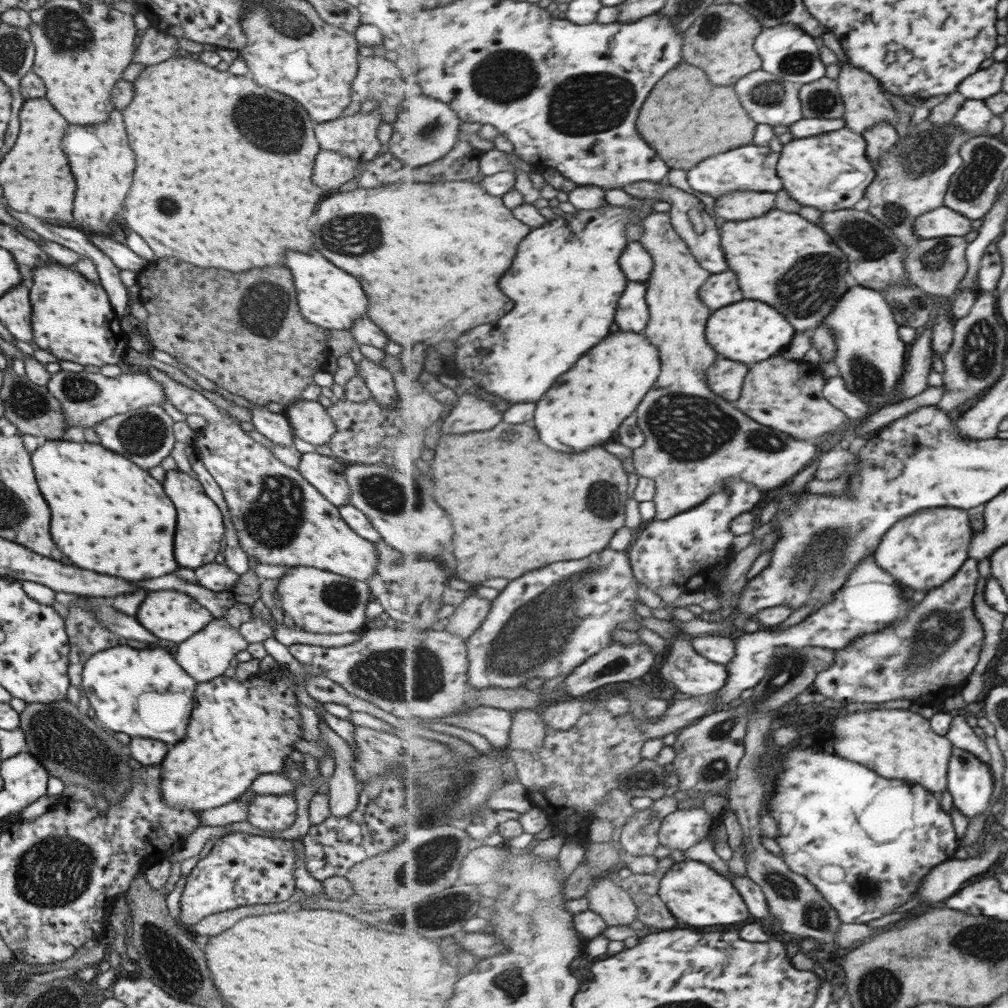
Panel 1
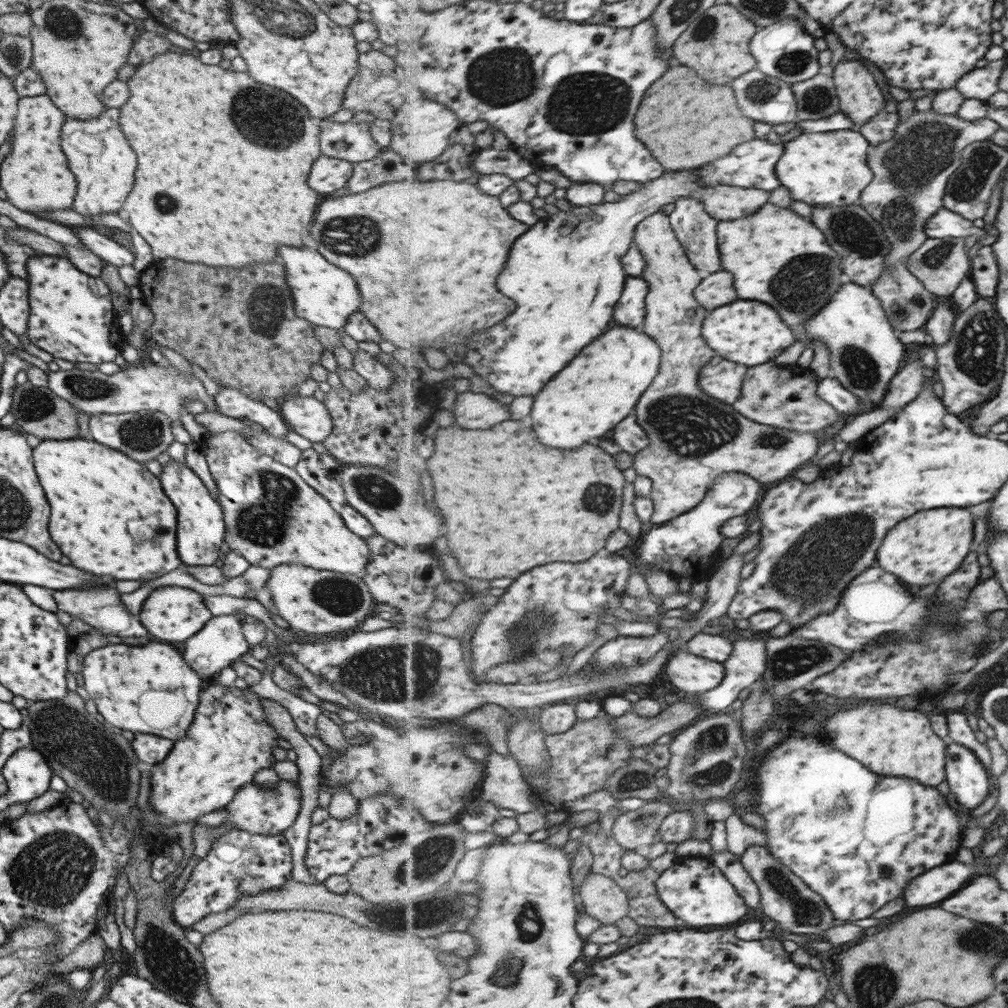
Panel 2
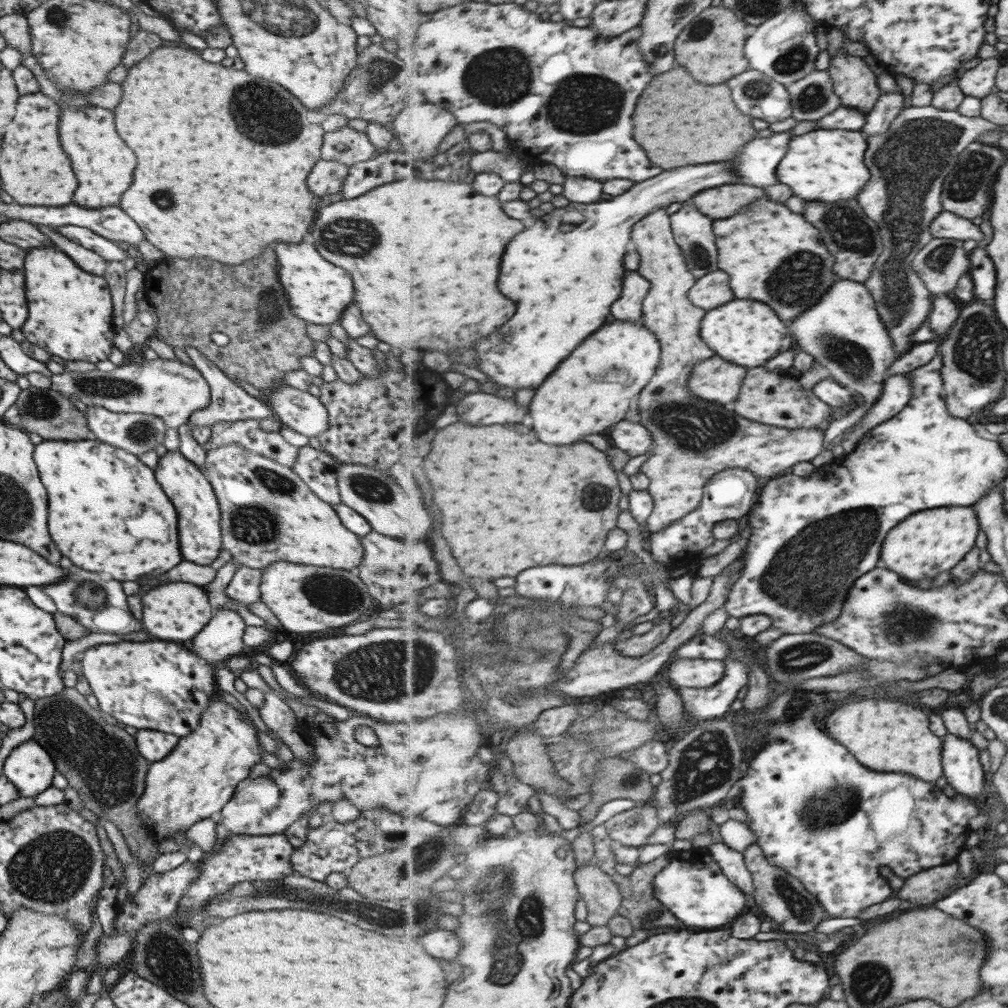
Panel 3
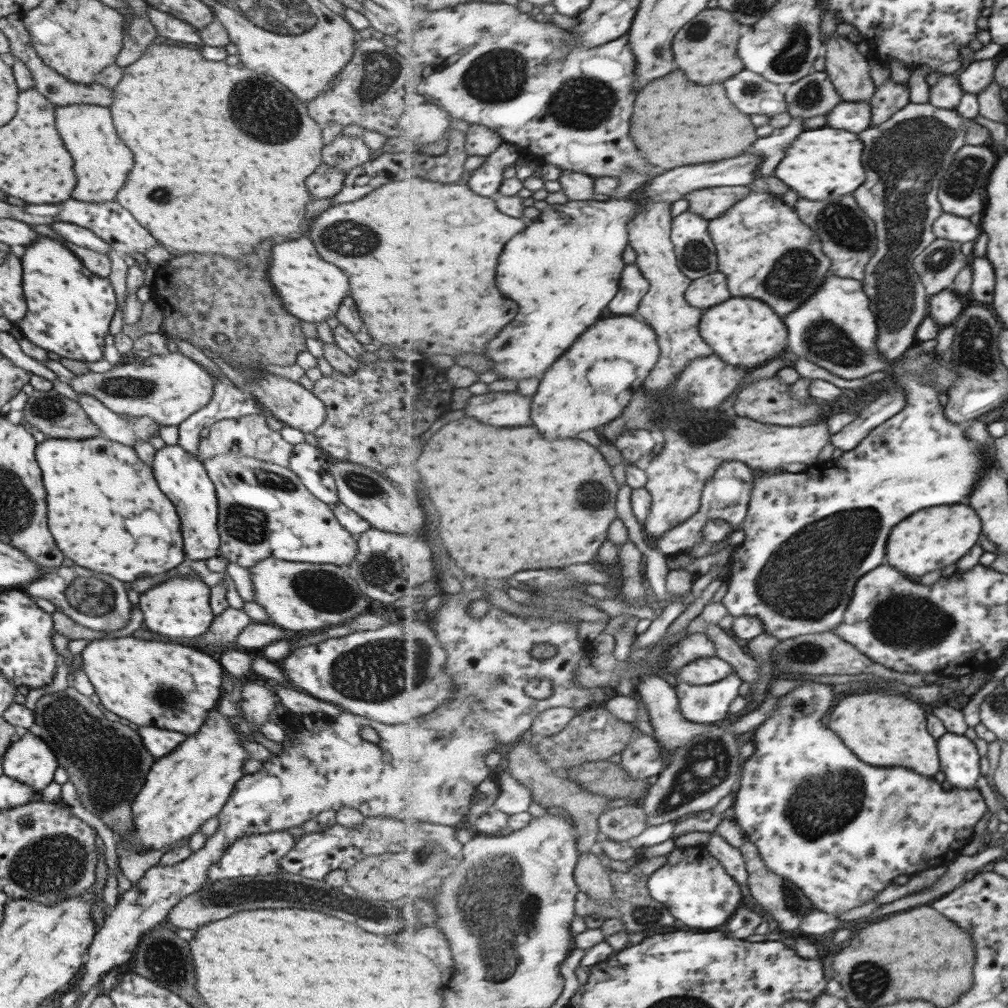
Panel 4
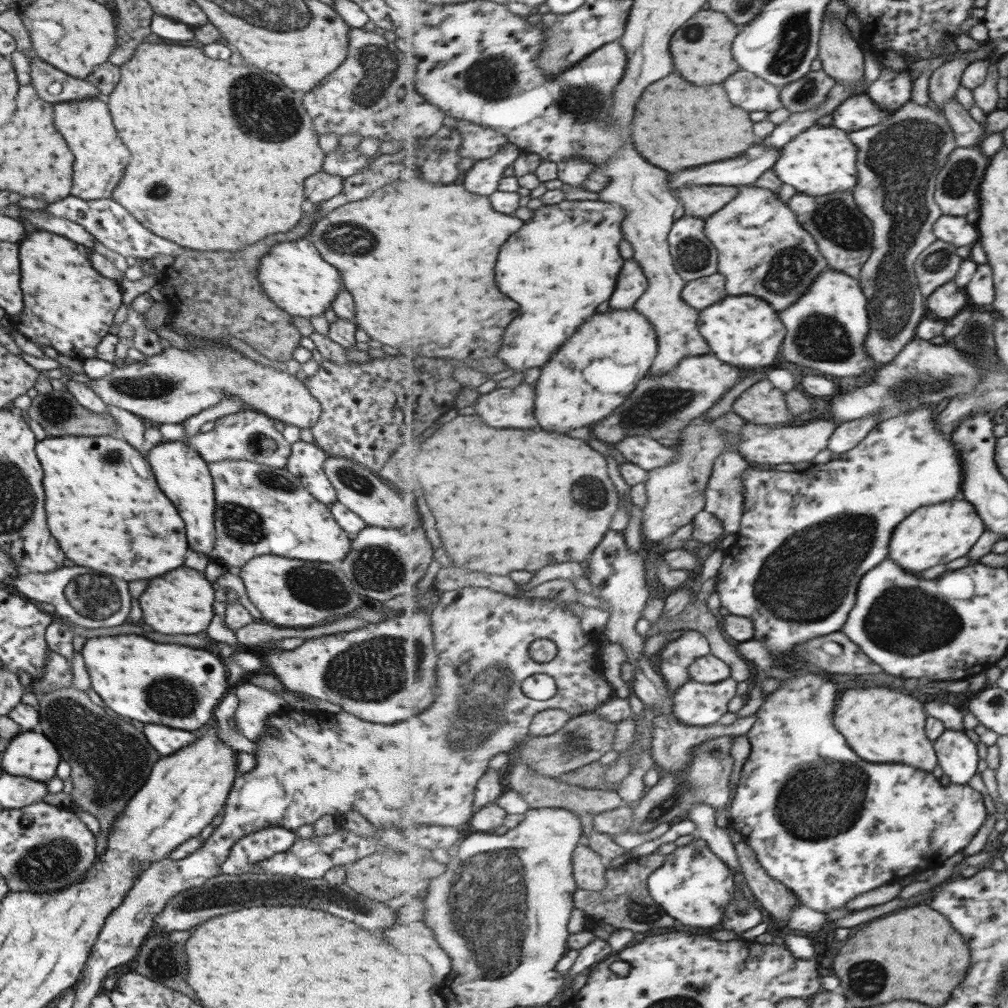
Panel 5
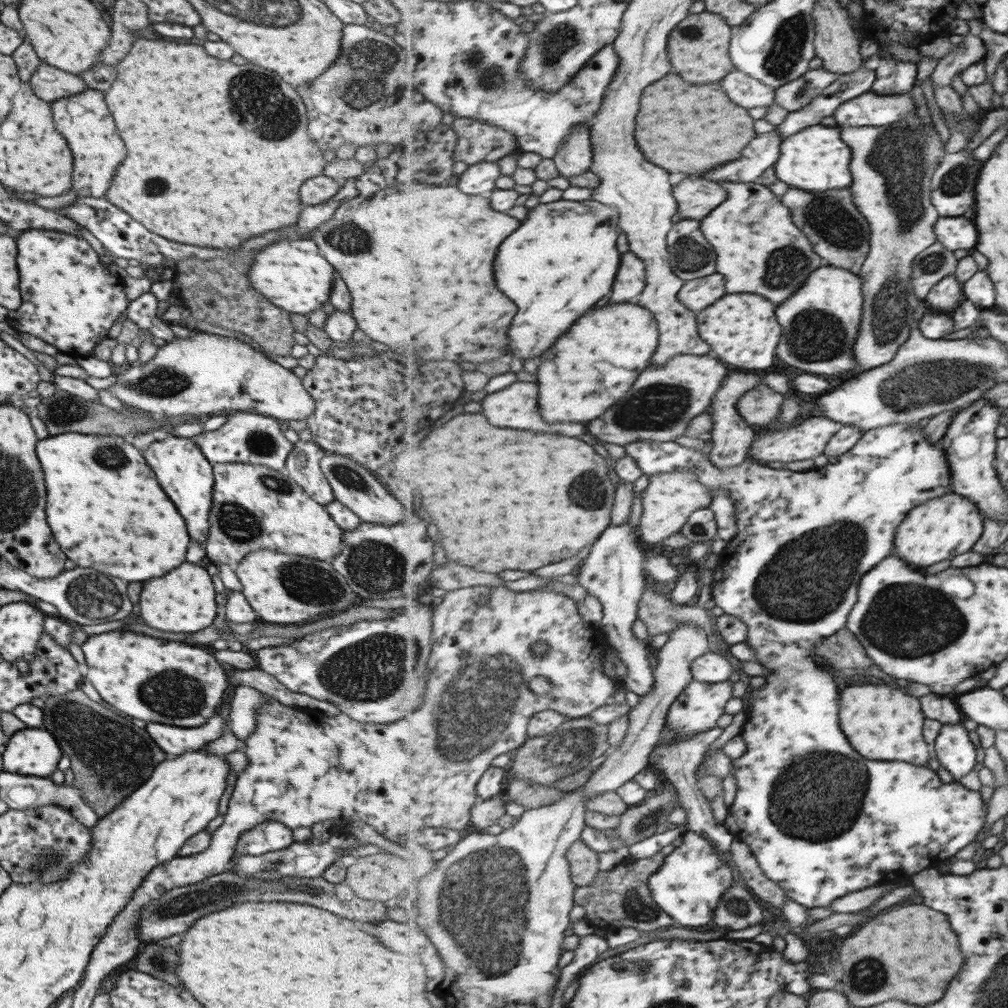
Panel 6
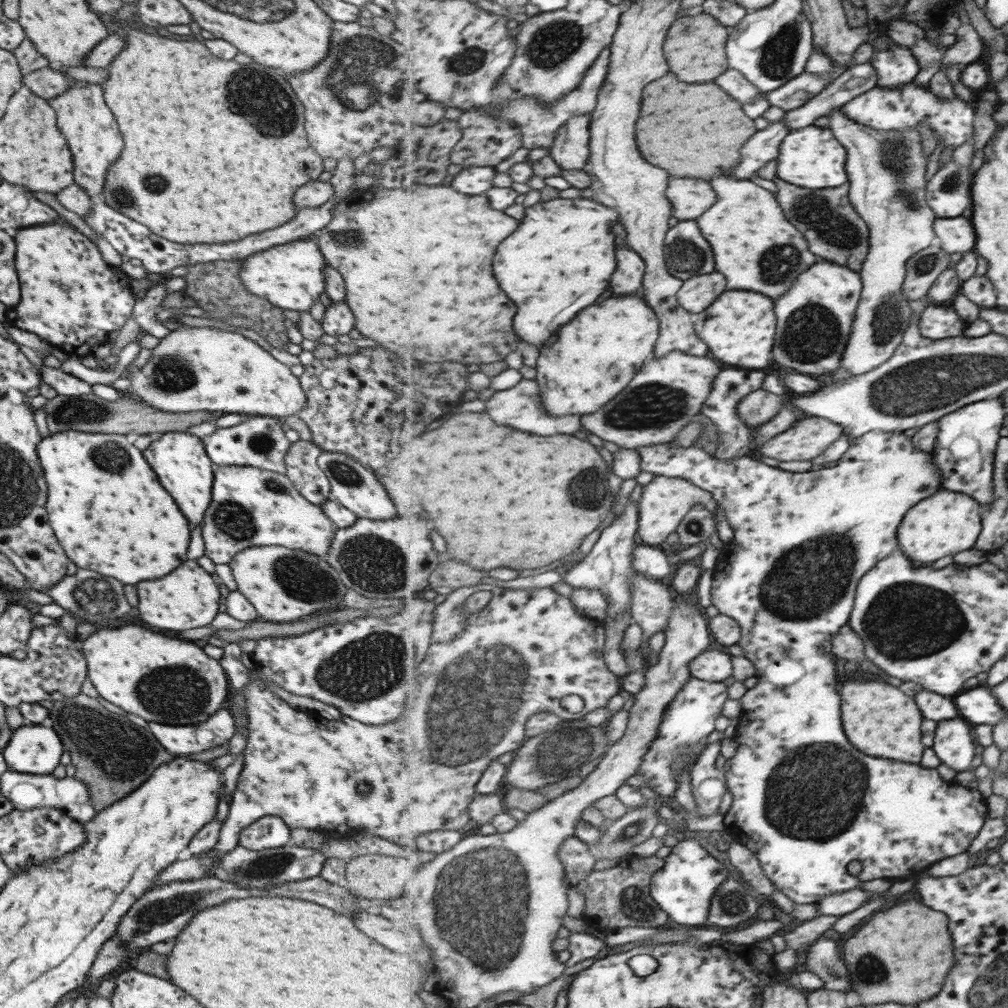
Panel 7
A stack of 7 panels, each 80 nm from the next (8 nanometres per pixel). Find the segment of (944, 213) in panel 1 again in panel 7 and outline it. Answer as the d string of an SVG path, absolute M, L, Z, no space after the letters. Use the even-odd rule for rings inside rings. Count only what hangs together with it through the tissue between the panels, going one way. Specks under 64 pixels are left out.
M963 216L957 218L938 217L935 231L938 244L949 254L955 254L955 252L960 252L963 255L970 253L977 244L975 228L973 228L971 220L967 220Z

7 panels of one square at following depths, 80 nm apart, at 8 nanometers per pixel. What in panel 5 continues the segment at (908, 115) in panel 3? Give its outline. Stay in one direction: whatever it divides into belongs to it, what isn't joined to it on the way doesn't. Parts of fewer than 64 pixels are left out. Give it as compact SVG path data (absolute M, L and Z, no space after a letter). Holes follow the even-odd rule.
M911 100L897 113L881 124L849 133L859 146L861 182L855 188L856 203L873 223L874 249L860 272L860 283L868 298L871 314L871 334L867 338L869 357L878 366L891 363L915 337L920 322L929 314L927 299L916 277L916 262L920 254L938 240L934 230L936 222L944 215L936 201L937 175L957 149L953 128L940 109L940 113Z

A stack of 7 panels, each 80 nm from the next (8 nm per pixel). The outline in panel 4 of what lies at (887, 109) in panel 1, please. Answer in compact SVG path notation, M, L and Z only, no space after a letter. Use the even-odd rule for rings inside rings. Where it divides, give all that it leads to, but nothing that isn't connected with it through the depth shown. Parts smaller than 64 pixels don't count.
M831 33L824 44L827 59L826 73L830 76L843 101L869 101L877 87L871 80L871 68L867 63L869 55L857 50L857 43L845 35Z

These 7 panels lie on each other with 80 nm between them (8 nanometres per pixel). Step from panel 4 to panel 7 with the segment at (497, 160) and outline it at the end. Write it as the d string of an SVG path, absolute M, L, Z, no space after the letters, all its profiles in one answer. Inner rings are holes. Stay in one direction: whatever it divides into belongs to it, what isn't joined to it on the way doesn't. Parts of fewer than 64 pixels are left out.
M473 166L463 169L451 182L455 190L468 195L483 195L494 187L494 178L499 168L494 166Z

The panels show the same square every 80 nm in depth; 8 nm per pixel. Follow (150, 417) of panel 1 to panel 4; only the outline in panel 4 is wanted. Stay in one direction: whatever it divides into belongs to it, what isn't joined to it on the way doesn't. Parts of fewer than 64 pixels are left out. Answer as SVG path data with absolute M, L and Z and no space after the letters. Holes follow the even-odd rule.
M77 394L77 404L89 417L100 432L100 437L125 446L132 446L137 441L148 441L152 436L159 436L161 426L148 416L126 416L111 412L93 396Z

